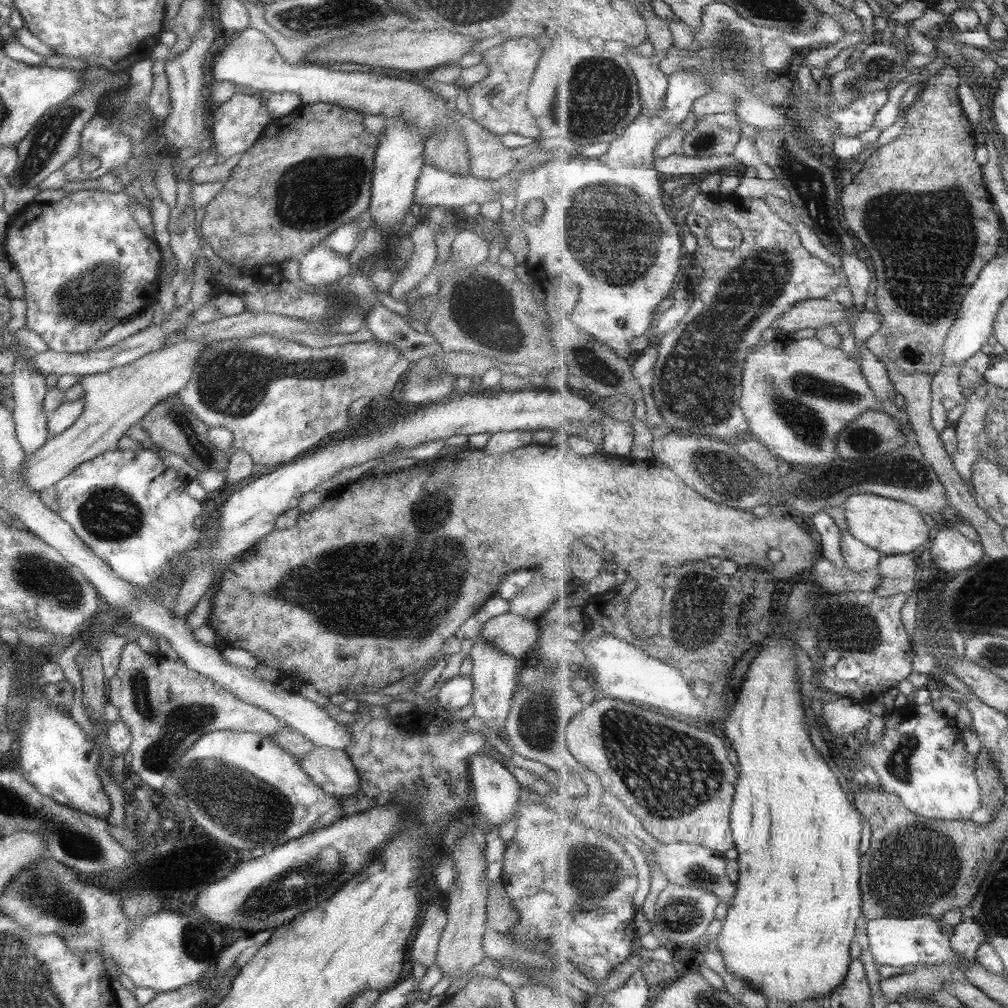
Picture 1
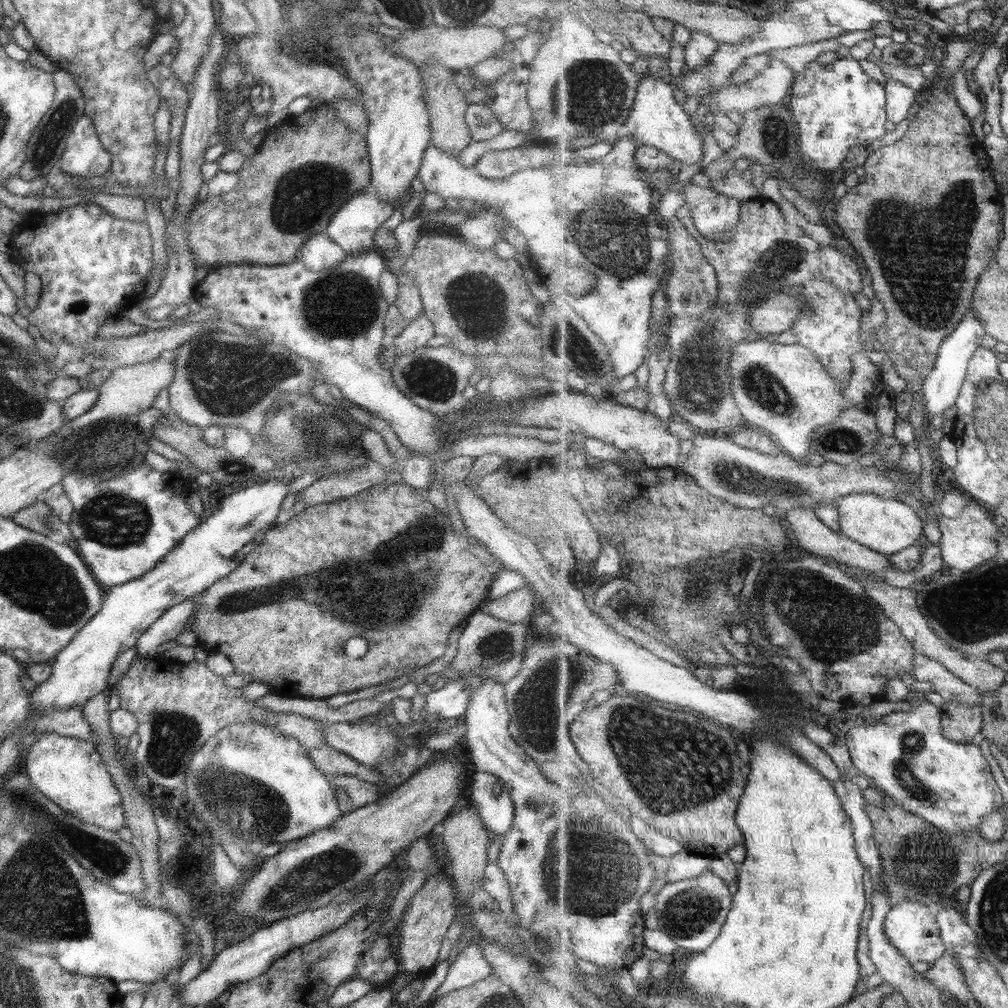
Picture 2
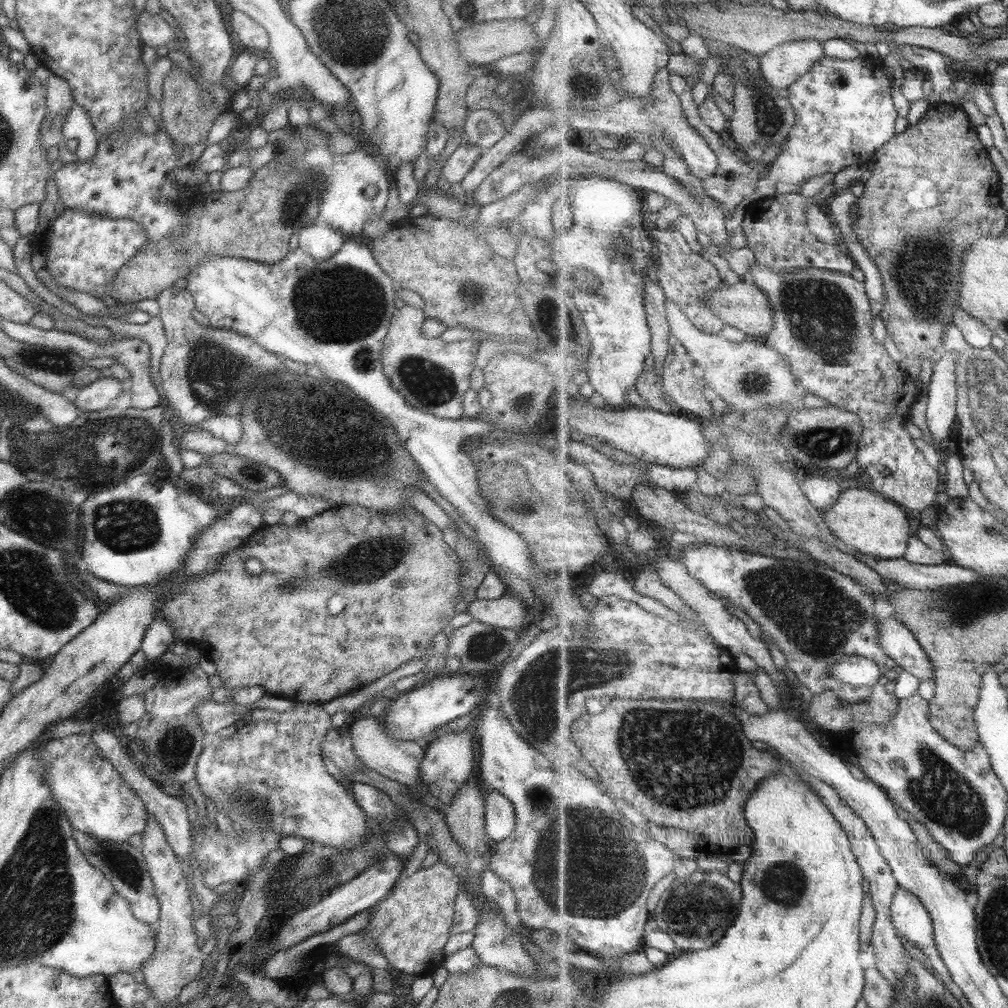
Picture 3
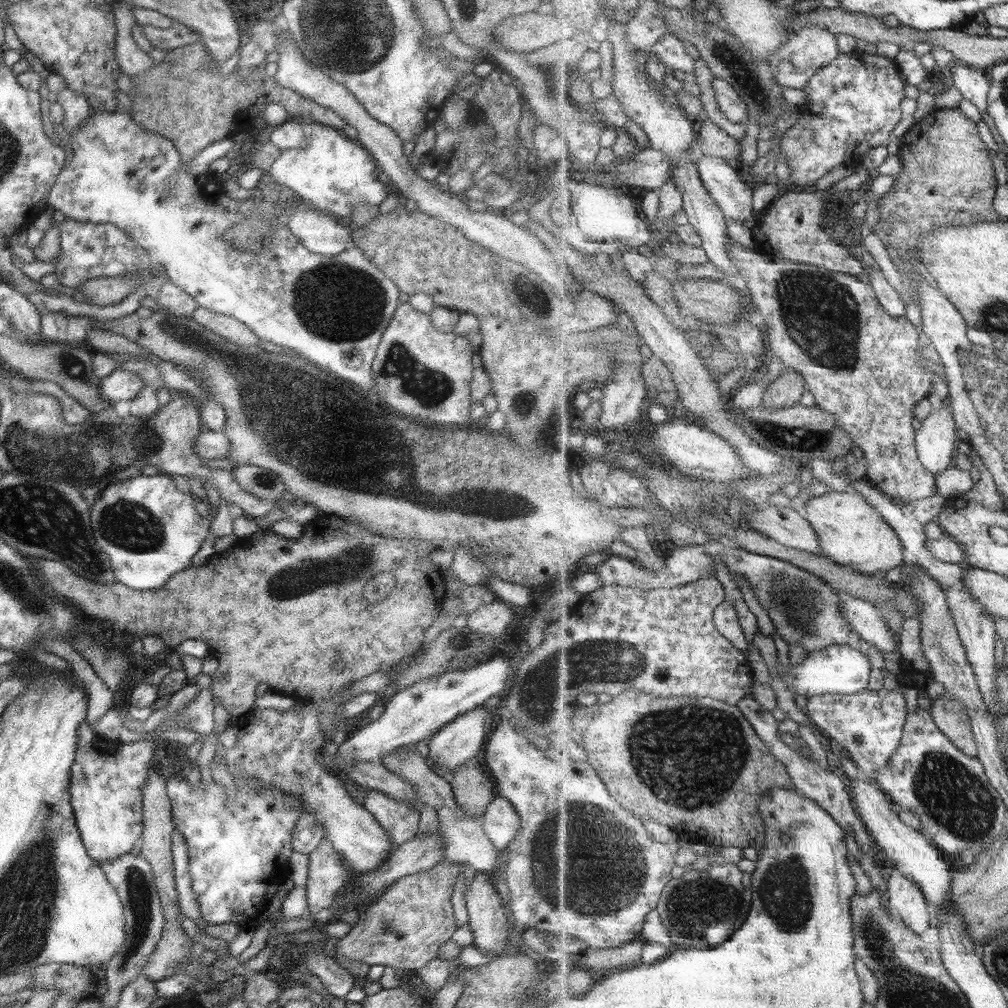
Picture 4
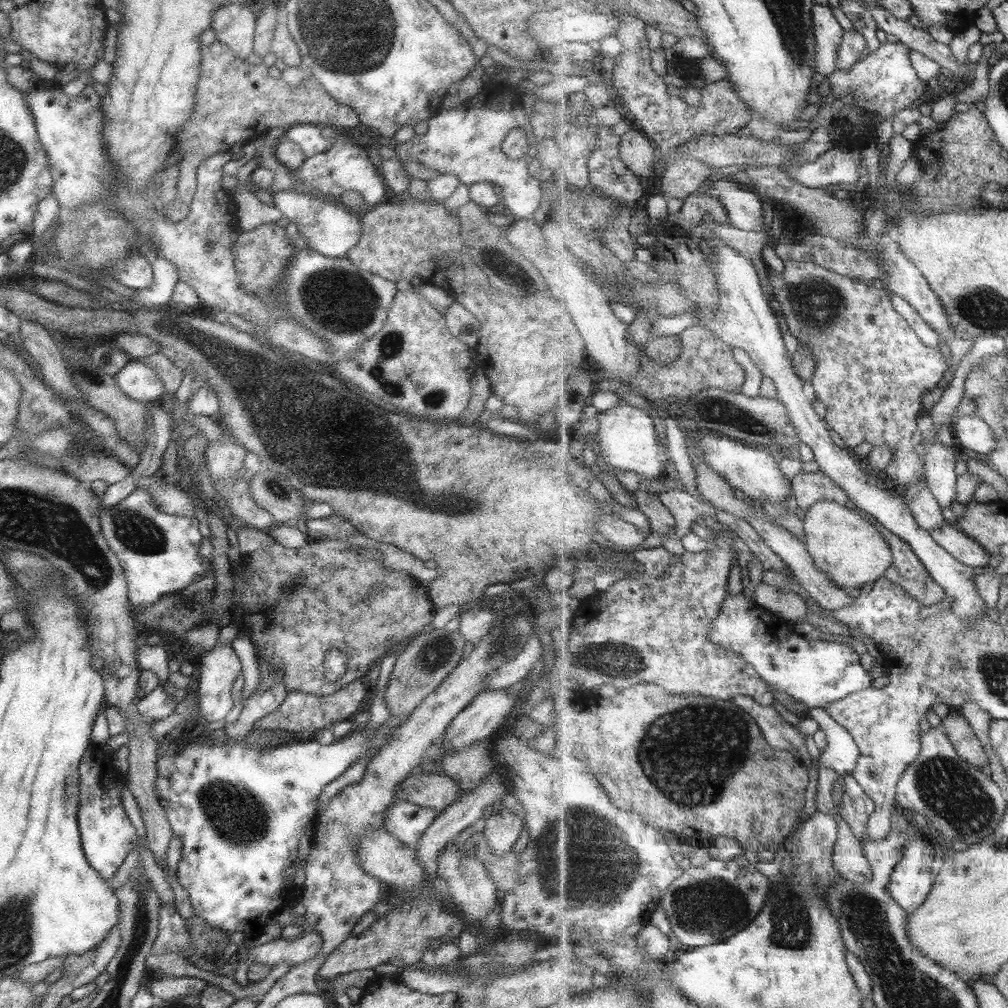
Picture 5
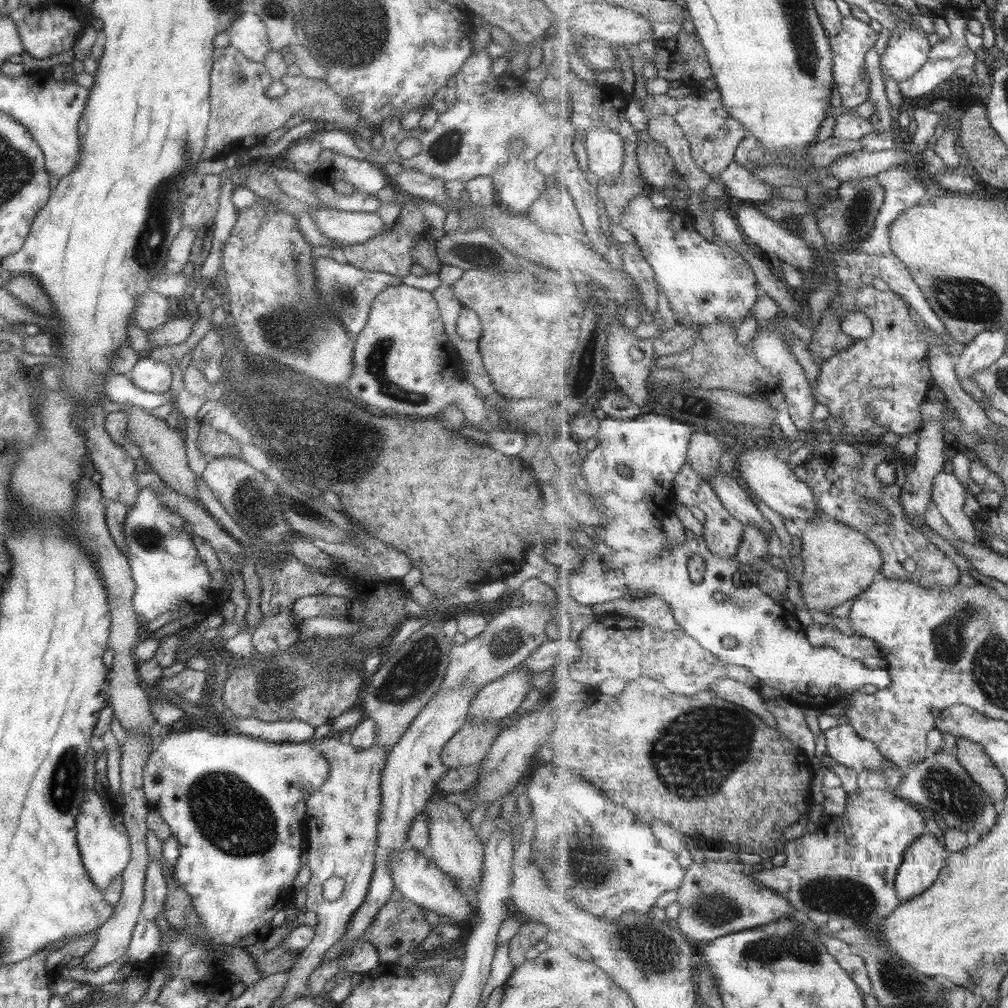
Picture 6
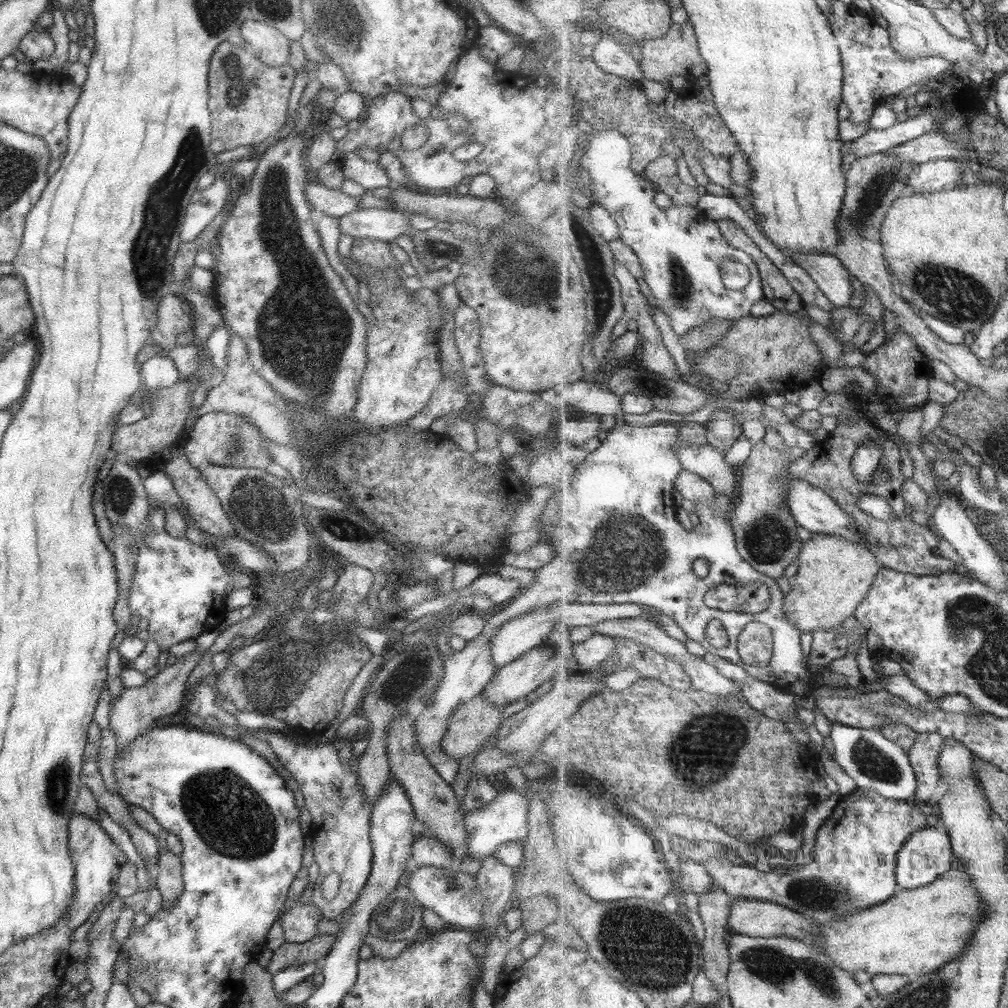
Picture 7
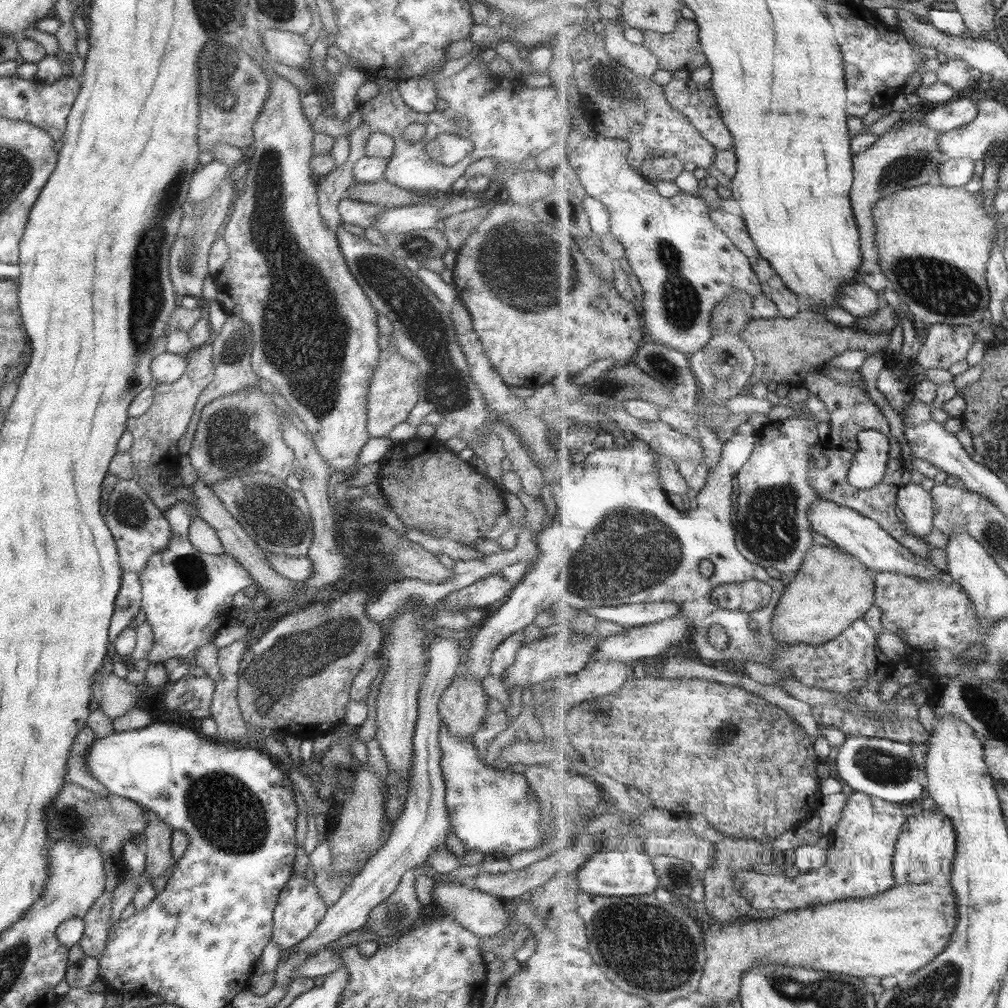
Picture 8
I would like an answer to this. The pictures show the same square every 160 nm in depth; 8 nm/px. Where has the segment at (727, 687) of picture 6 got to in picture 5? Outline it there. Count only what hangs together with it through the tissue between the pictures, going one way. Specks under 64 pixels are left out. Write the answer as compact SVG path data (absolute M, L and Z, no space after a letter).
M741 694L734 696L733 700L755 719L763 731L763 736L773 748L788 750L801 764L807 767L813 764L813 758L805 744L805 735L789 722L785 722L772 705L763 706L751 696Z

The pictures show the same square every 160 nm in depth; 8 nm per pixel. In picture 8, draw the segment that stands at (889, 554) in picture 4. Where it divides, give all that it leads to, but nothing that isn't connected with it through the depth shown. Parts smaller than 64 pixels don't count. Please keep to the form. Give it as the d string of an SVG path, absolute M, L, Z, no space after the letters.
M815 543L807 551L795 578L786 586L772 618L771 630L784 644L822 645L842 635L875 606L876 584L871 569L859 557L841 547Z

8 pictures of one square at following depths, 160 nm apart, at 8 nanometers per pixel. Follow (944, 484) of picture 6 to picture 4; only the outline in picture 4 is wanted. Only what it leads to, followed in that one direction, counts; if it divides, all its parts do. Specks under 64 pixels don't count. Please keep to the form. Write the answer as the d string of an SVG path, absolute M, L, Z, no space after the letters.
M947 396L941 409L932 411L916 432L916 447L929 472L941 475L949 470L957 453L957 428L951 400Z

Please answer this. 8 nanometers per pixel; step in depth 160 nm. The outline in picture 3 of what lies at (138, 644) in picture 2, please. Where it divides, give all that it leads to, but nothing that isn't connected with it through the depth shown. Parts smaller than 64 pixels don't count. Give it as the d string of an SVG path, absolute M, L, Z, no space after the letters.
M154 619L143 633L140 651L145 662L159 661L175 642L171 626L165 620Z

